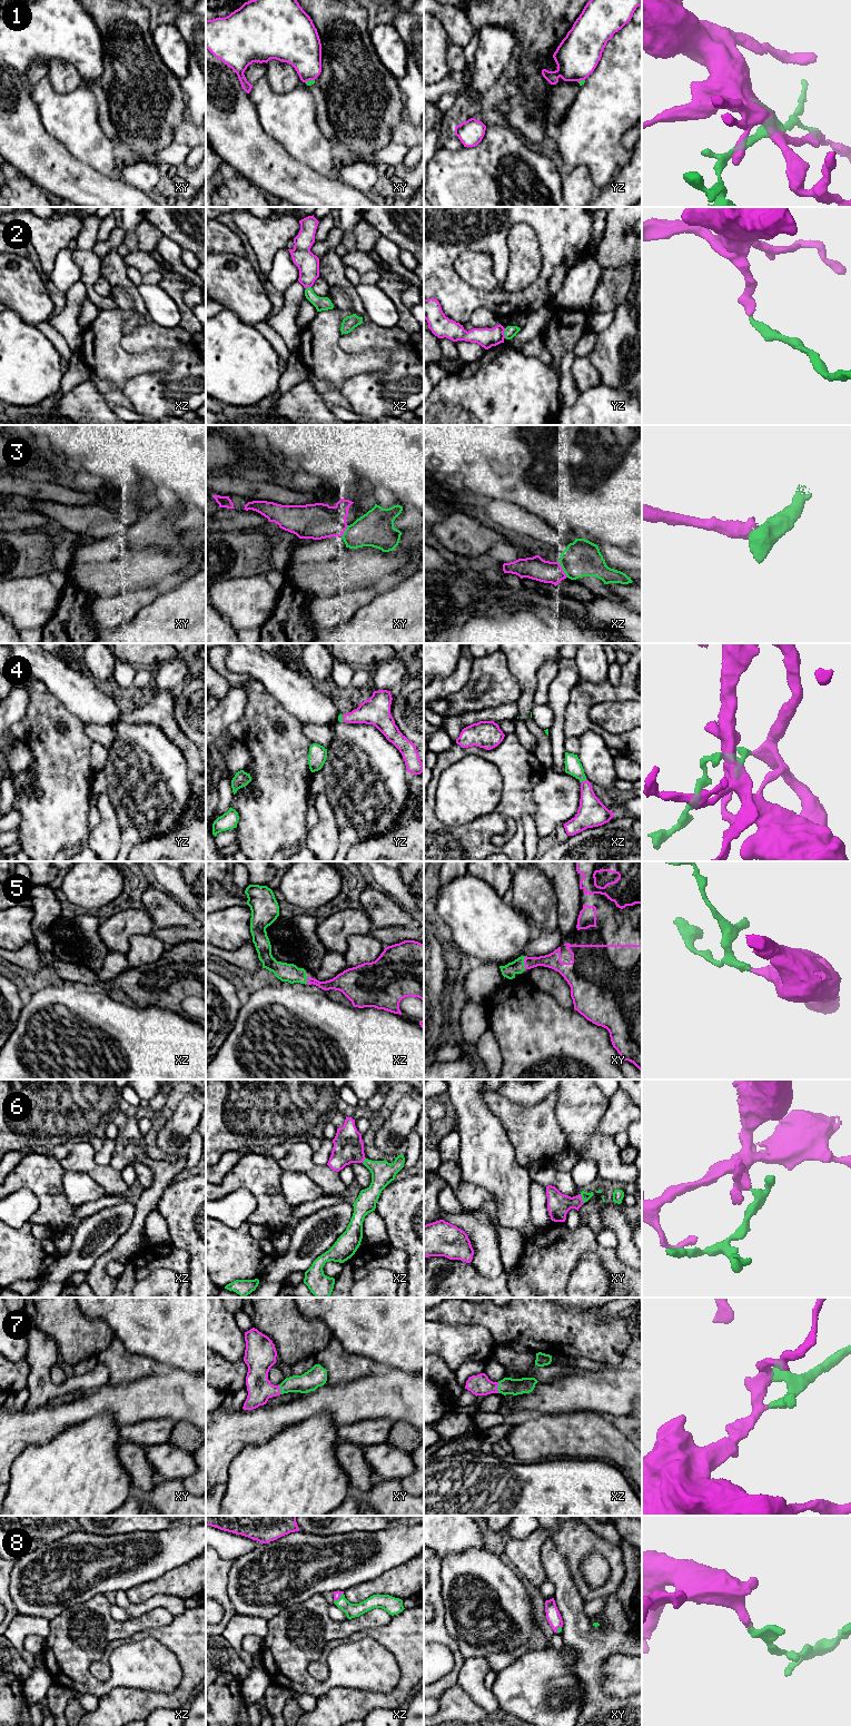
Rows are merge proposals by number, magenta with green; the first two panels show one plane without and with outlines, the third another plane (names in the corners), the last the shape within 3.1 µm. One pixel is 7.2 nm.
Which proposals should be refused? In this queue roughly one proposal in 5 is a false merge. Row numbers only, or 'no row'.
1, 3

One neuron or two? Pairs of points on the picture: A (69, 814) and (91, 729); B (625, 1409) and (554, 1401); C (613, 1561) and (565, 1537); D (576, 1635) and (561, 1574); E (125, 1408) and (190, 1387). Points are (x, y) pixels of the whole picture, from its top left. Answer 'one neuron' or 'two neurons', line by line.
A: two neurons
B: one neuron
C: one neuron
D: one neuron
E: one neuron

